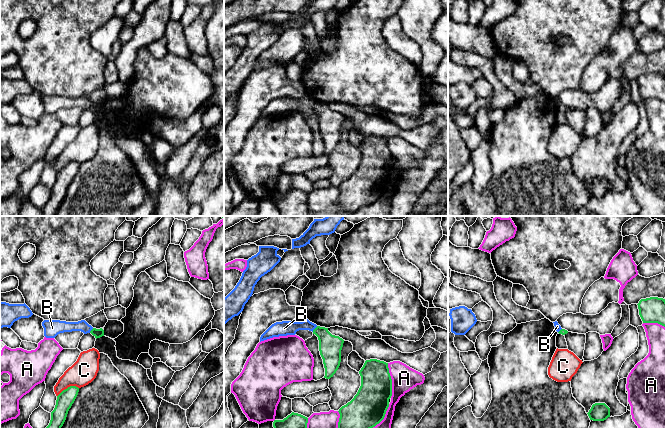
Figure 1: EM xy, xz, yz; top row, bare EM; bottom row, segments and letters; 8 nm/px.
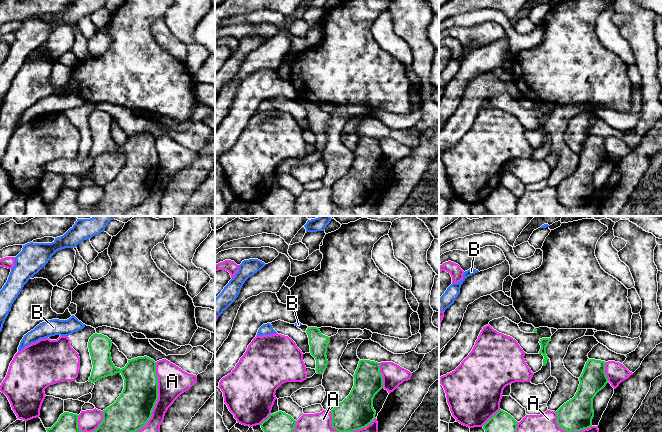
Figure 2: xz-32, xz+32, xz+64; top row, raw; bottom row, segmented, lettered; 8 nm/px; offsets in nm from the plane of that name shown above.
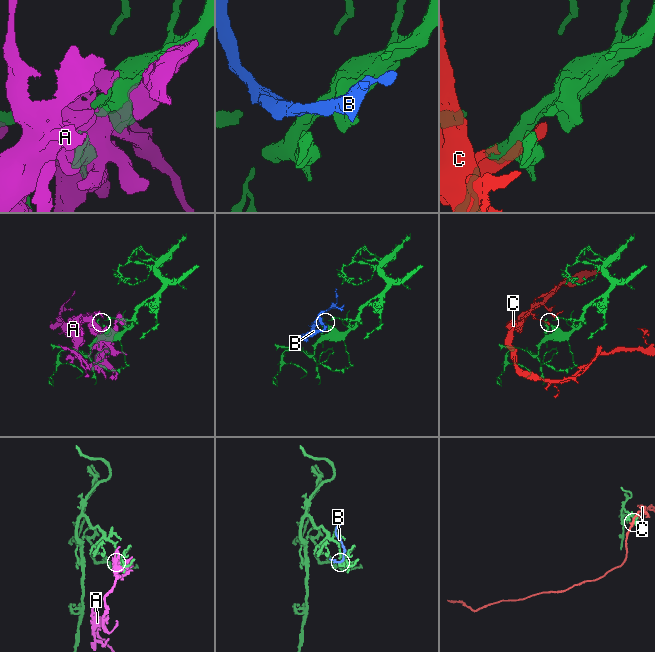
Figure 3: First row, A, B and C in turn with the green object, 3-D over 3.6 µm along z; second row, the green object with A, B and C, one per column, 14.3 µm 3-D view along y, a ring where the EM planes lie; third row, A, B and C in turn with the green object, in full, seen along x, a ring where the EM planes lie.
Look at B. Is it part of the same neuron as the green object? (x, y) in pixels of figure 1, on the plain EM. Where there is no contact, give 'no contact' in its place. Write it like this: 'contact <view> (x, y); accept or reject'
contact xz (314, 105); reject

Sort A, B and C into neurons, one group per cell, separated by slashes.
A / B / C

